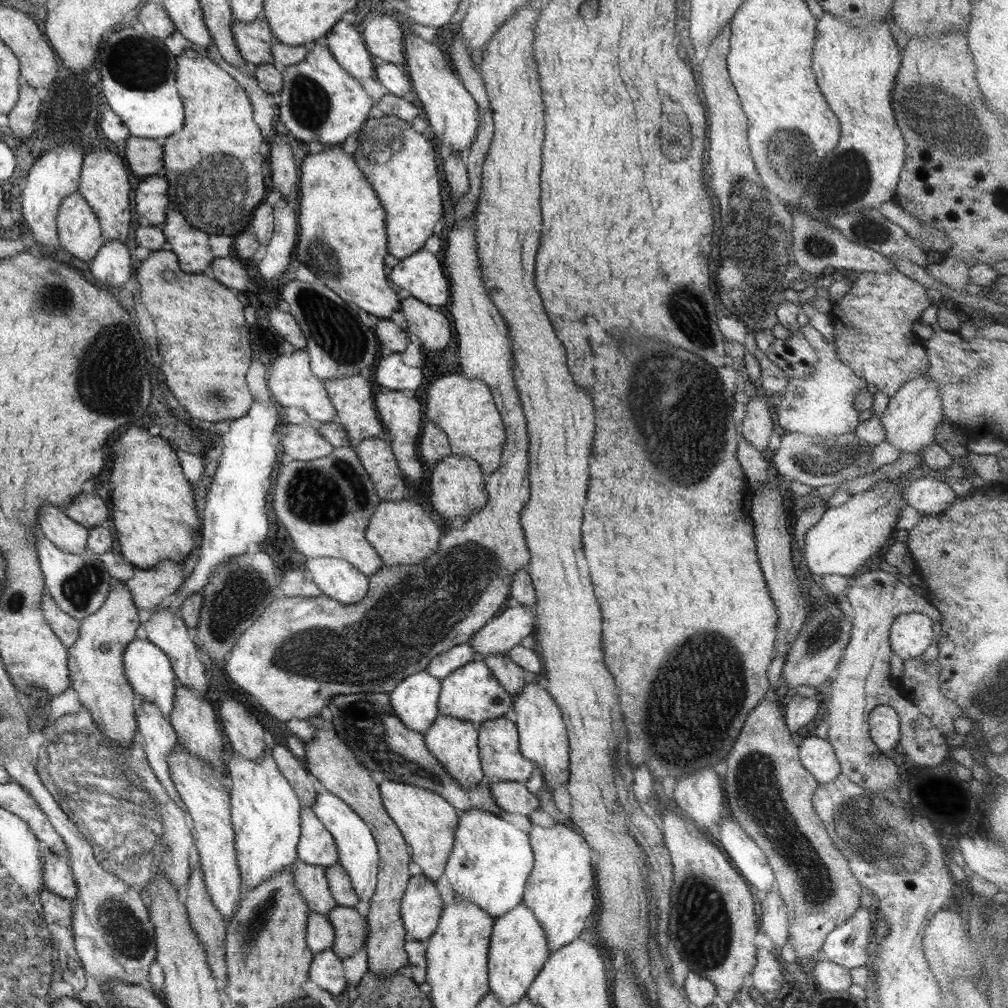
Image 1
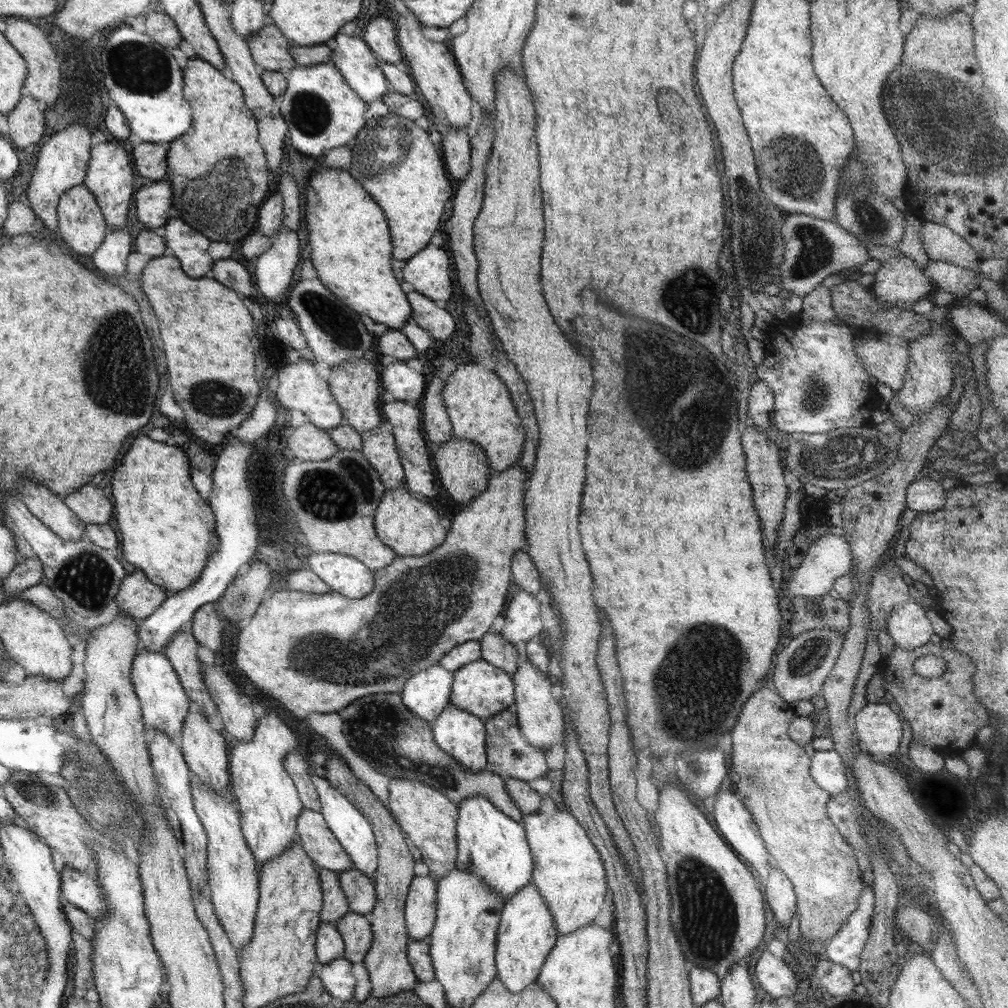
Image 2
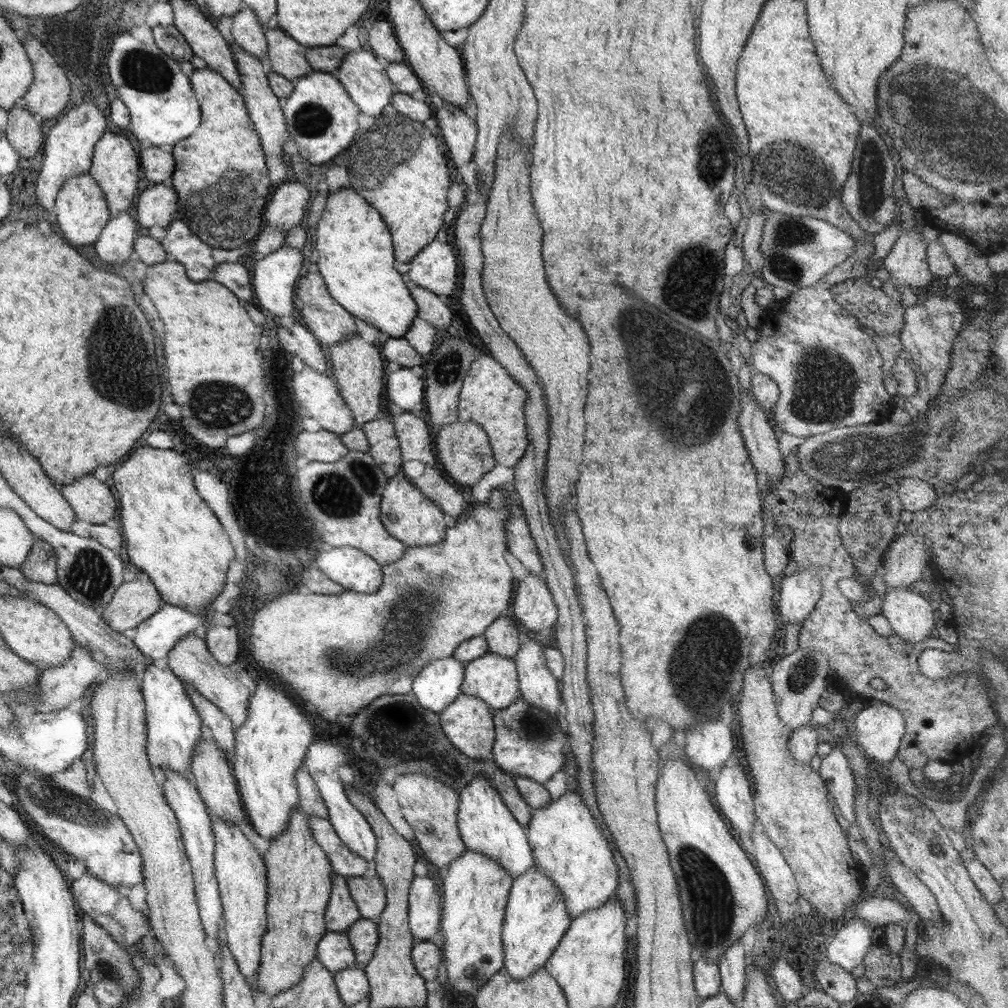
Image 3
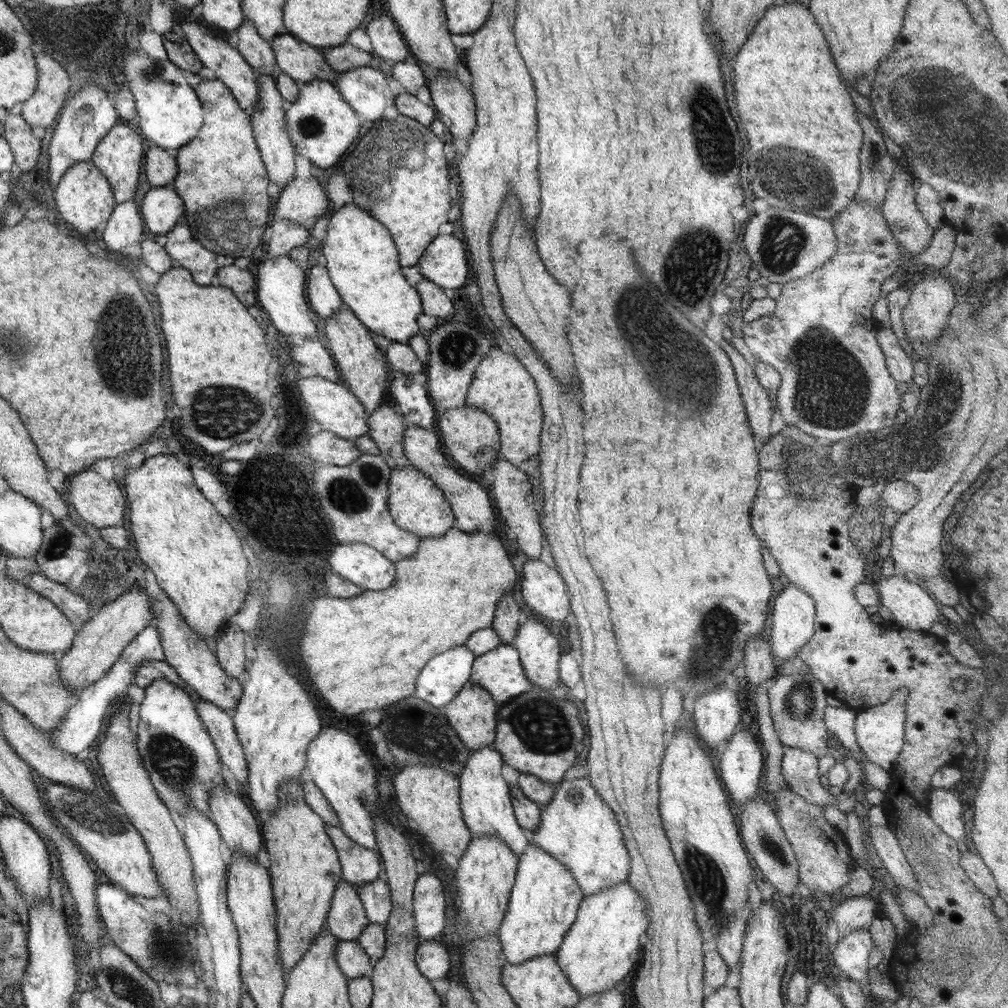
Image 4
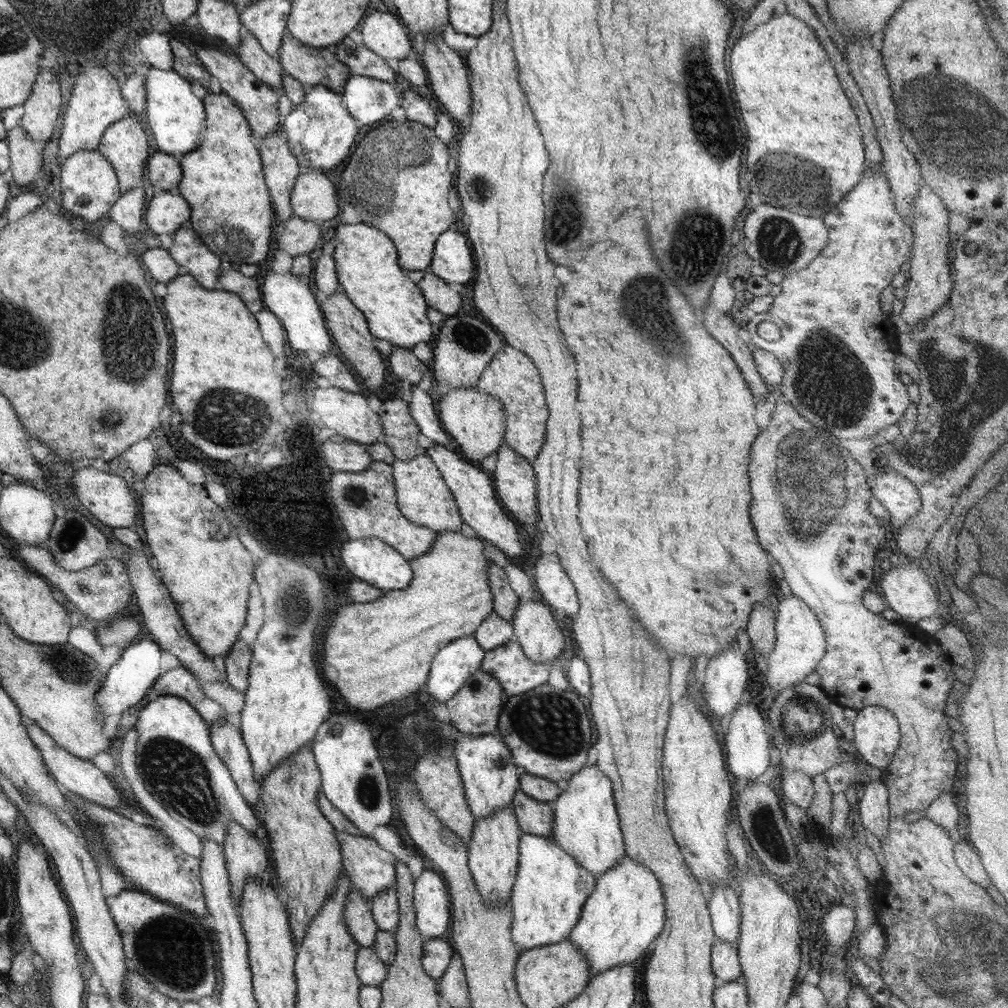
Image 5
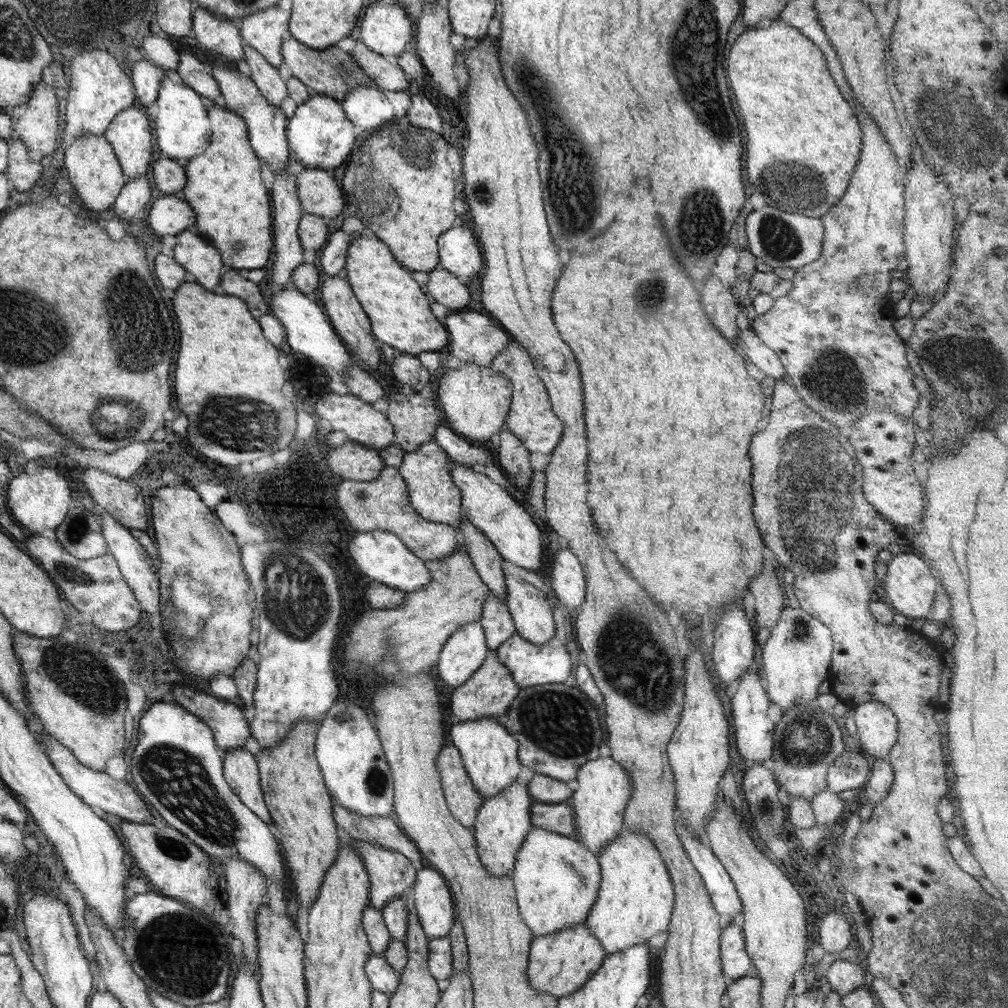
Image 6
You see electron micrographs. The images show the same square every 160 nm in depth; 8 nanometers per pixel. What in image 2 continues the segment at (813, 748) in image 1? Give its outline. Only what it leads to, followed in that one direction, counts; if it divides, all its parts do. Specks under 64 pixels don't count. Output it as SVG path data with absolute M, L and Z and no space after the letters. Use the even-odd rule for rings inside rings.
M835 749L815 750L811 756L810 775L831 796L838 796L848 788L846 769Z

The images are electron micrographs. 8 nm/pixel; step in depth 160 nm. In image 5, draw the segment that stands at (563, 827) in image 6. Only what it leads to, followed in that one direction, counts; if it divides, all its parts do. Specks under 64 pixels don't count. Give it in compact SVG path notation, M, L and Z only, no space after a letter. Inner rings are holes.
M518 789L511 806L523 833L552 836L554 811L548 803L537 802Z

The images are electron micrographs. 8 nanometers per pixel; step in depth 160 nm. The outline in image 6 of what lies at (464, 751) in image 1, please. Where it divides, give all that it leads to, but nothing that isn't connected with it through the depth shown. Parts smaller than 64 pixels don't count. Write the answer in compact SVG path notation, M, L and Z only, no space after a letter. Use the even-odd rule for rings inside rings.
M490 649L479 669L450 694L450 710L459 722L468 722L486 716L498 718L506 715L506 710L510 708L520 689L514 682L510 670L497 659L497 652Z

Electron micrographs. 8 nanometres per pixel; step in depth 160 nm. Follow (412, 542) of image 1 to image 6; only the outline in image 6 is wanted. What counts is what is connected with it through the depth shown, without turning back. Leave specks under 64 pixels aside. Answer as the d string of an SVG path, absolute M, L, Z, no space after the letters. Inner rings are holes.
M432 440L421 444L418 450L406 453L397 469L406 481L410 504L418 516L430 522L453 526L458 530L464 512L460 489L454 484L449 472L452 463L453 460L442 450L442 447Z

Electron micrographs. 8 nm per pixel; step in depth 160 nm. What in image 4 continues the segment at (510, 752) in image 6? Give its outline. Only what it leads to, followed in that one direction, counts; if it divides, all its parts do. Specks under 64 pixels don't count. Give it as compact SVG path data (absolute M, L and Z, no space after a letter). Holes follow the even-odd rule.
M491 746L472 750L459 777L459 802L463 821L472 837L496 837L516 855L526 852L529 833L518 824L510 799L510 785L502 776L502 755Z

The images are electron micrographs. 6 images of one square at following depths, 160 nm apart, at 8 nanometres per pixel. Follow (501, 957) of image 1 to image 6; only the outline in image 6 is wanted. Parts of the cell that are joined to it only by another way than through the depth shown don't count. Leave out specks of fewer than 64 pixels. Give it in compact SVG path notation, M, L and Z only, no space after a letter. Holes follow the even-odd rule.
M534 826L516 853L511 877L522 920L536 938L585 922L596 902L601 868L597 856L582 843Z

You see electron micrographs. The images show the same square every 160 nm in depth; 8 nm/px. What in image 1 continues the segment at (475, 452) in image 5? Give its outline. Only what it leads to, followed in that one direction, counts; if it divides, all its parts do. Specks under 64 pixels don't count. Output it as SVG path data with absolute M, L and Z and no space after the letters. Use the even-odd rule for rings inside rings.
M450 453L446 458L435 463L427 470L430 480L430 502L432 508L446 520L455 520L458 516L467 519L471 513L480 510L488 500L485 489L487 475L482 472L478 463L463 454Z

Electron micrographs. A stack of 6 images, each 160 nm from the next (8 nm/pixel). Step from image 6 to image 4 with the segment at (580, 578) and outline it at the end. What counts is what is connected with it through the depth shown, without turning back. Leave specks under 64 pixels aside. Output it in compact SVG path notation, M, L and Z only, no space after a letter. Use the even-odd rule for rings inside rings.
M529 559L524 564L522 580L520 580L520 590L522 590L524 604L532 610L533 616L542 619L546 623L554 619L563 621L571 612L569 590L561 574L556 568L549 568L540 559Z

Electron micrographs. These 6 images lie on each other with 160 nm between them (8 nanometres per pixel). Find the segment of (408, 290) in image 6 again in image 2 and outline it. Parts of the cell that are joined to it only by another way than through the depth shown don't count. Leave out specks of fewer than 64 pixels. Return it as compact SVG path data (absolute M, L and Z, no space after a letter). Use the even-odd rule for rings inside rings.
M322 168L320 174L310 176L308 186L312 188L312 192L306 190L306 202L309 205L304 206L304 218L308 224L308 242L312 248L310 262L317 270L322 285L326 286L326 289L332 294L336 294L338 299L356 314L364 314L375 323L388 327L378 340L378 348L382 355L394 357L405 363L414 356L418 356L416 348L400 330L408 320L411 320L412 307L408 303L407 294L404 294L400 283L394 277L394 270L390 265L390 260L393 258L393 244L388 230L389 226L386 224L387 218L384 218L384 211L370 198L370 194L366 194L362 184L356 182L356 179L346 169Z

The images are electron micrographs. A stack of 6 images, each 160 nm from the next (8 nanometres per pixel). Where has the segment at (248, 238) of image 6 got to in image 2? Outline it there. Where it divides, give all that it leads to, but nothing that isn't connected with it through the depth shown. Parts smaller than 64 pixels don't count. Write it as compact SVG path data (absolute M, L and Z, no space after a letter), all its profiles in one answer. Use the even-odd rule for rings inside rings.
M198 56L187 60L186 98L194 102L194 130L167 146L173 204L182 212L180 218L190 222L190 226L198 226L206 238L226 242L244 240L256 231L258 209L270 192L269 168L258 138L258 120L246 106L240 85ZM182 176L200 182L182 182Z

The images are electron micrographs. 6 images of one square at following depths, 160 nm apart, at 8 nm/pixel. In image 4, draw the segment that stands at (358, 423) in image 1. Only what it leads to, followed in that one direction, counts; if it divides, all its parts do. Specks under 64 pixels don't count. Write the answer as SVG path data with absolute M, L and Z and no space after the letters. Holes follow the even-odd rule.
M348 308L338 310L338 313L326 319L324 324L324 334L328 338L328 348L336 368L346 380L347 389L362 403L368 415L380 406L384 390L388 388L391 379L389 364L382 354L384 350L376 339L370 337L369 331Z

